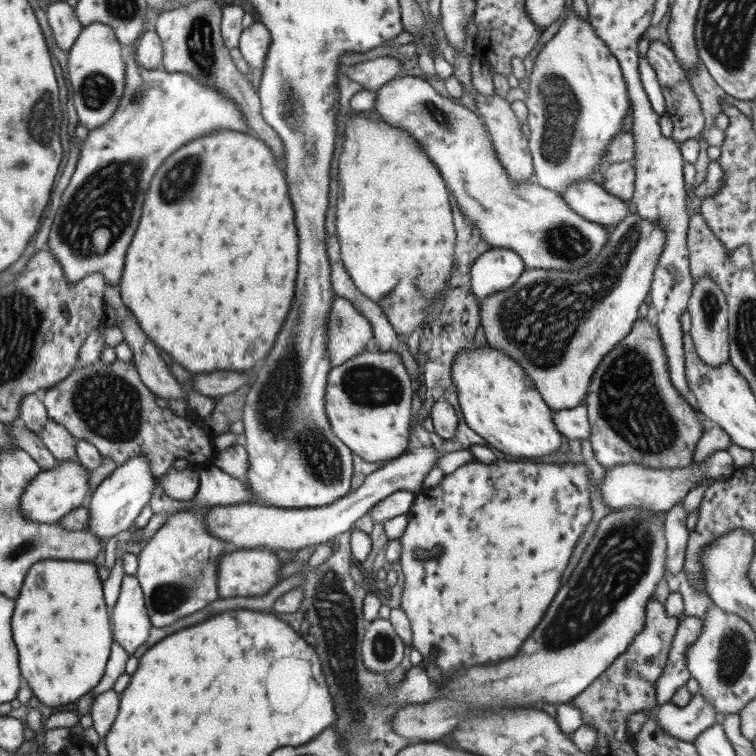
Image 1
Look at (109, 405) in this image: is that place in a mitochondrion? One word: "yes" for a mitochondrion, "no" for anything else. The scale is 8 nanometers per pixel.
yes

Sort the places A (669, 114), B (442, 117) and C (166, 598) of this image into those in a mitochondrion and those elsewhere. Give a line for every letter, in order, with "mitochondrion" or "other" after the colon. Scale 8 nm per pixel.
A: other
B: mitochondrion
C: mitochondrion

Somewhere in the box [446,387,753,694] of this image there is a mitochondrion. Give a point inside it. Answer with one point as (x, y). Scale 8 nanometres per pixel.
(618, 562)

